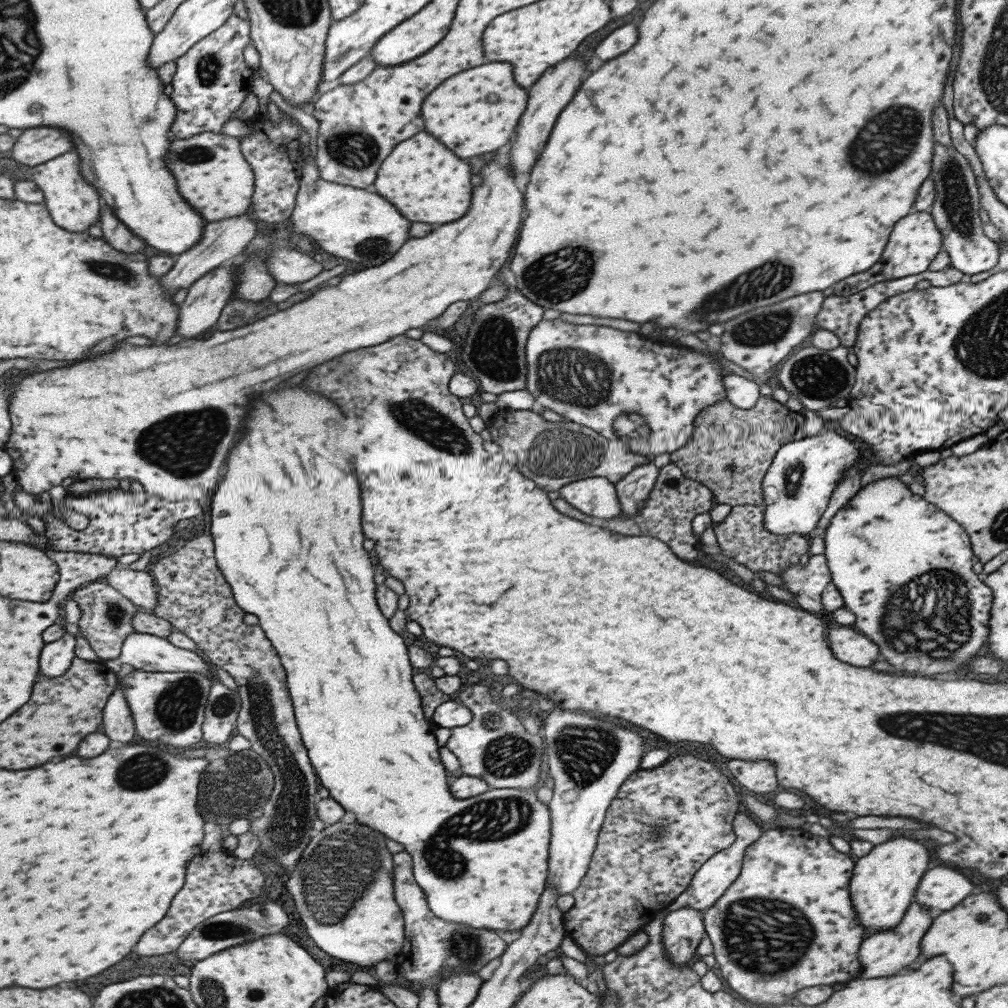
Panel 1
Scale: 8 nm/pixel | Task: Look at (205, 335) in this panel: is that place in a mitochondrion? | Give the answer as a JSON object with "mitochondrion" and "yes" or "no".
{"mitochondrion":"no"}

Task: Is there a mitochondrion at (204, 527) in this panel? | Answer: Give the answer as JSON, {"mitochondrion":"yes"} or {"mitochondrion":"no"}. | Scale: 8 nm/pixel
{"mitochondrion":"no"}

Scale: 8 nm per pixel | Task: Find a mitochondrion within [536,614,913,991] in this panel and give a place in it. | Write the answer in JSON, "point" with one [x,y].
{"point":[752,939]}

